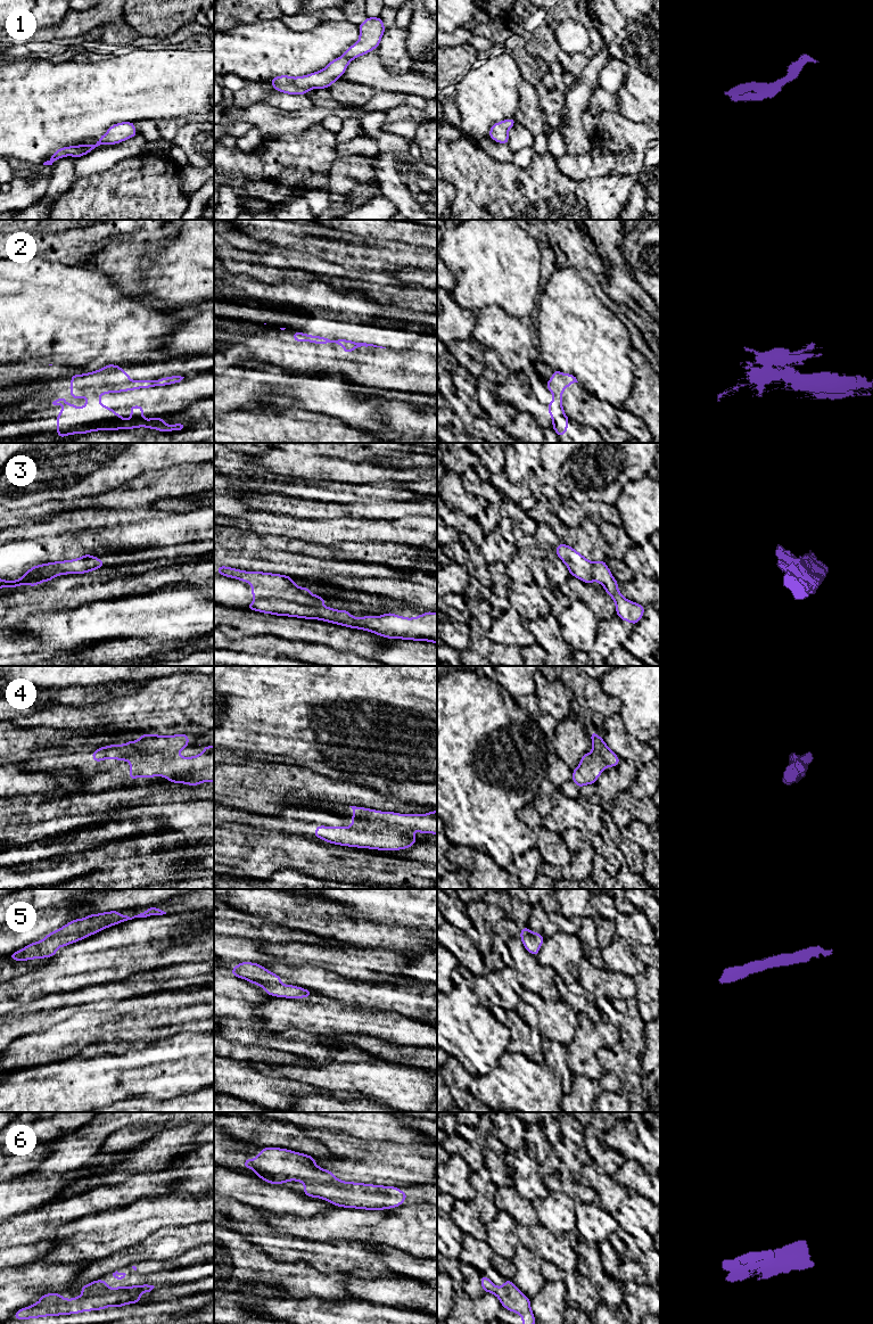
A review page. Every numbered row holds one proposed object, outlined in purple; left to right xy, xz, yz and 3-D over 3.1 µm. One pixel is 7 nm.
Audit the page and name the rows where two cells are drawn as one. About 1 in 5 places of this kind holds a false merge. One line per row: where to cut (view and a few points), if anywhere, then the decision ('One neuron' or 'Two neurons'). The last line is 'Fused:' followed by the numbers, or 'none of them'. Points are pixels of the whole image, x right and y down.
1: No split. One neuron
2: No split. One neuron
3: Split along xz (255, 598), (281, 598), (298, 603), (321, 607). Two neurons
4: Split along xz (351, 827), (373, 828), (388, 825), (410, 833). Two neurons
5: No split. One neuron
6: No split. One neuron
Fused: 3, 4

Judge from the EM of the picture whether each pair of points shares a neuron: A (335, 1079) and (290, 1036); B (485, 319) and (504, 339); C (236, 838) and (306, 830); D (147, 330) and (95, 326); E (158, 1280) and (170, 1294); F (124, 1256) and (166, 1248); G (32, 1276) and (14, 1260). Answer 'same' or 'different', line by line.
A: different
B: same
C: different
D: same
E: different
F: same
G: different

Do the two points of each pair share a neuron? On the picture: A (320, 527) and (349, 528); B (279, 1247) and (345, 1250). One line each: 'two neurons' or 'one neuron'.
A: one neuron
B: one neuron

